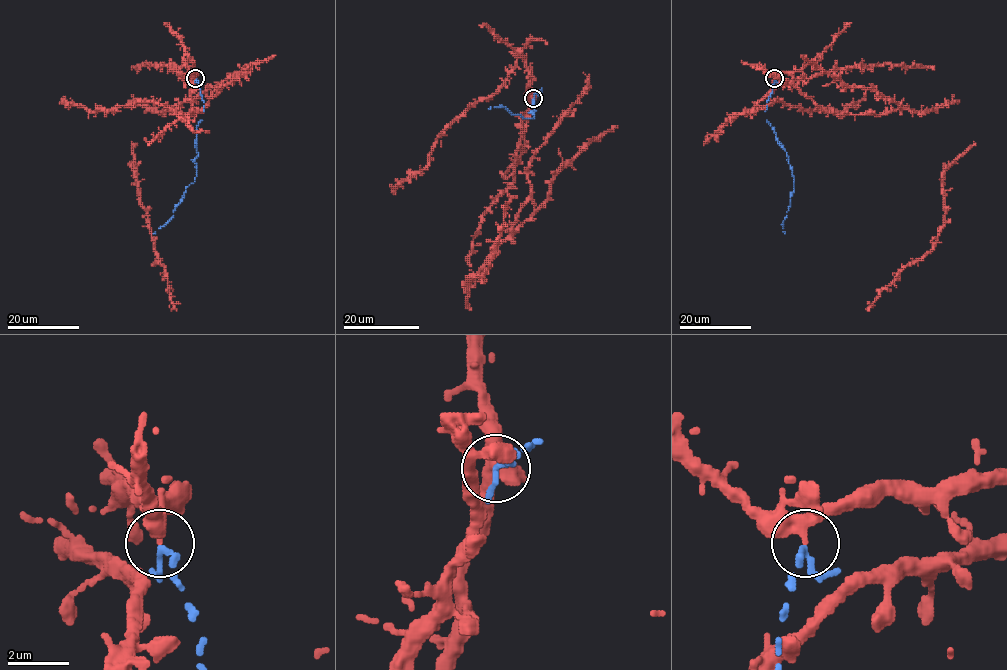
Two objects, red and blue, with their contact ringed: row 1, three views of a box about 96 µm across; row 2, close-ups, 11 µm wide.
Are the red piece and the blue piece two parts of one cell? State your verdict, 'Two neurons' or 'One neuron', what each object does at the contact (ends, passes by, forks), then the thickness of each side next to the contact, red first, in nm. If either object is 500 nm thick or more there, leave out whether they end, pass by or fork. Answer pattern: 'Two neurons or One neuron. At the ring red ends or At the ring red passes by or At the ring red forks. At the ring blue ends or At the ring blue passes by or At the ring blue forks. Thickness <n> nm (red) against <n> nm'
Two neurons. At the ring red forks. At the ring blue passes by. Thickness 240 nm (red) against 200 nm

